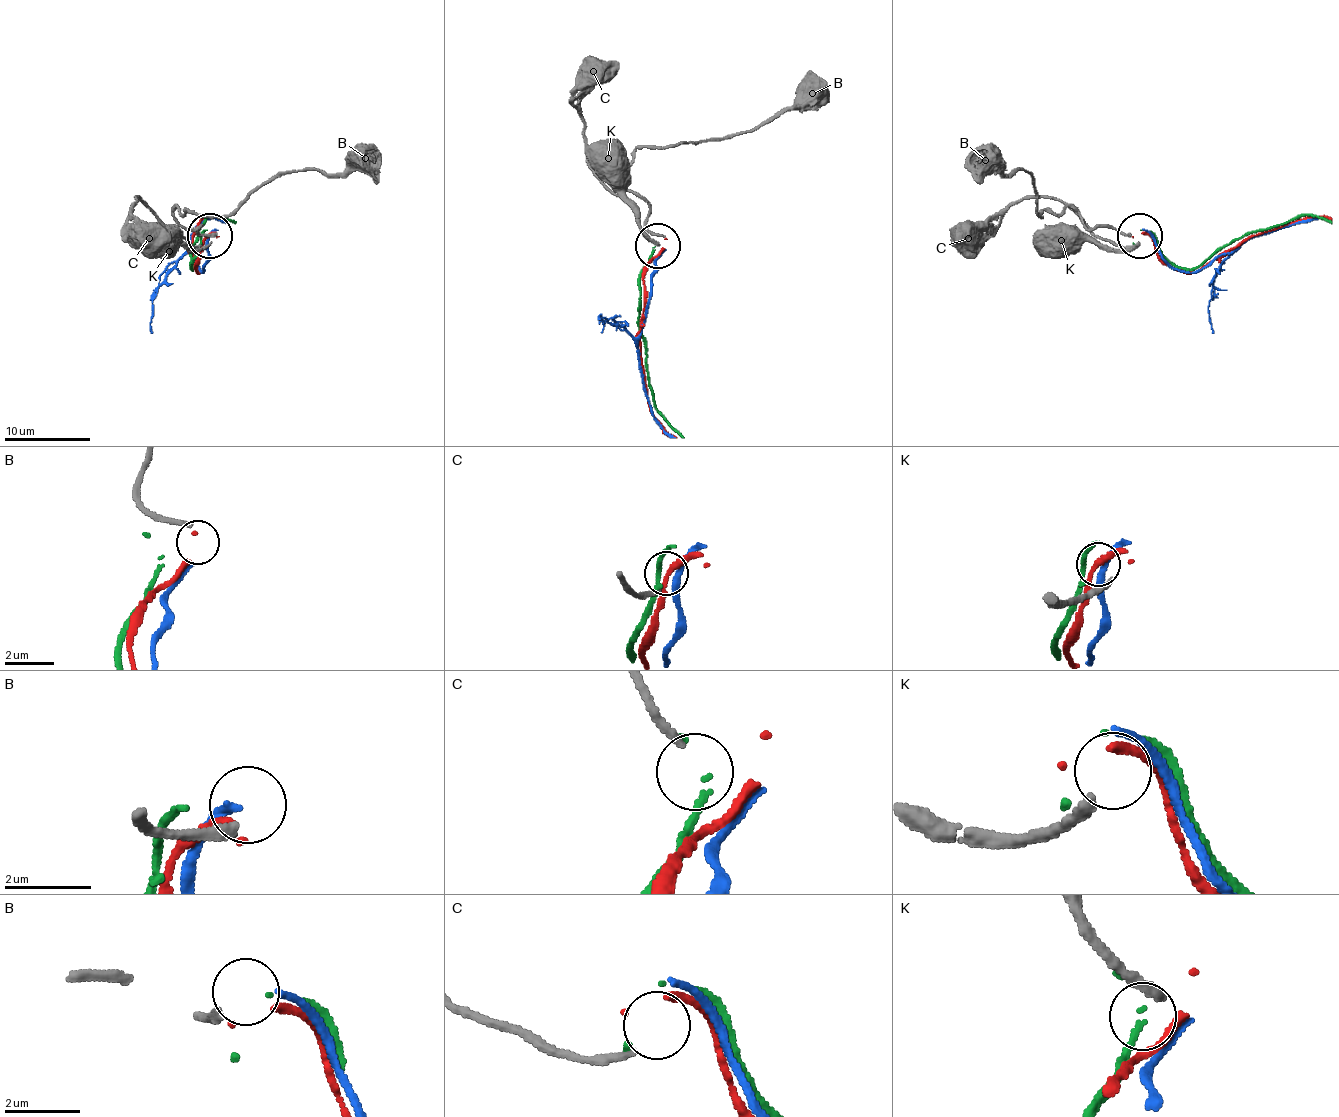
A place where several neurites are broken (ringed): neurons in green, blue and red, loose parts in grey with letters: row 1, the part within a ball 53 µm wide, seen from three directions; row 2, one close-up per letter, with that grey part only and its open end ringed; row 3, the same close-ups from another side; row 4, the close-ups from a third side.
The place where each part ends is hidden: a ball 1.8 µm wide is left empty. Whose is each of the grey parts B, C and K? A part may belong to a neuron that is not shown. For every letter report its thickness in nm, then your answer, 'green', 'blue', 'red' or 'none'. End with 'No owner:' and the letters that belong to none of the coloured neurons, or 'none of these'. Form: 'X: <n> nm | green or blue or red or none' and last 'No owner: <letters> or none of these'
B: 200 nm | blue
C: 180 nm | none
K: 240 nm | none
No owner: C, K

